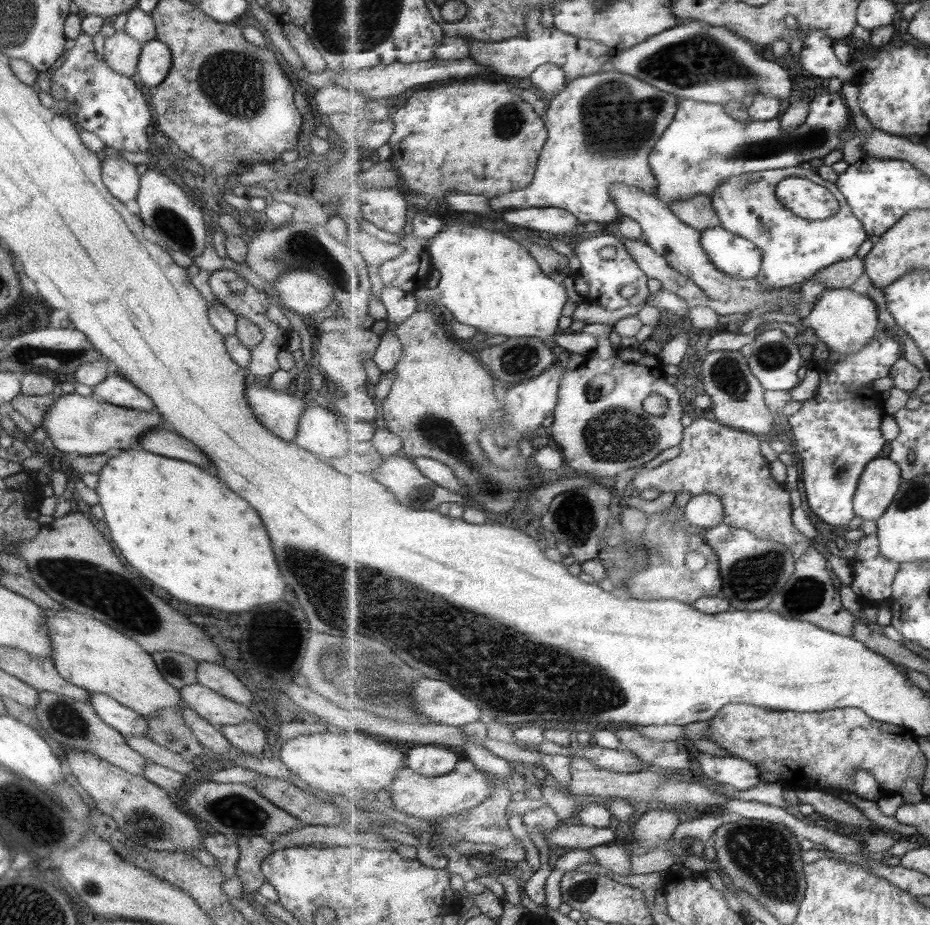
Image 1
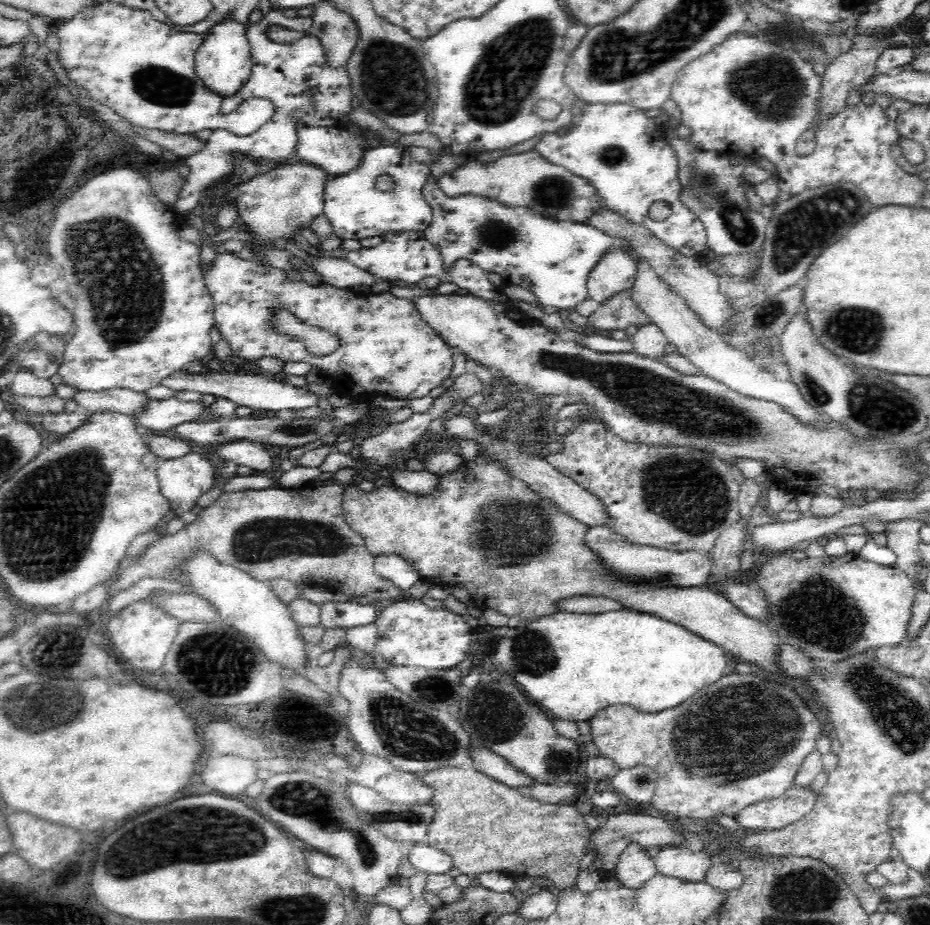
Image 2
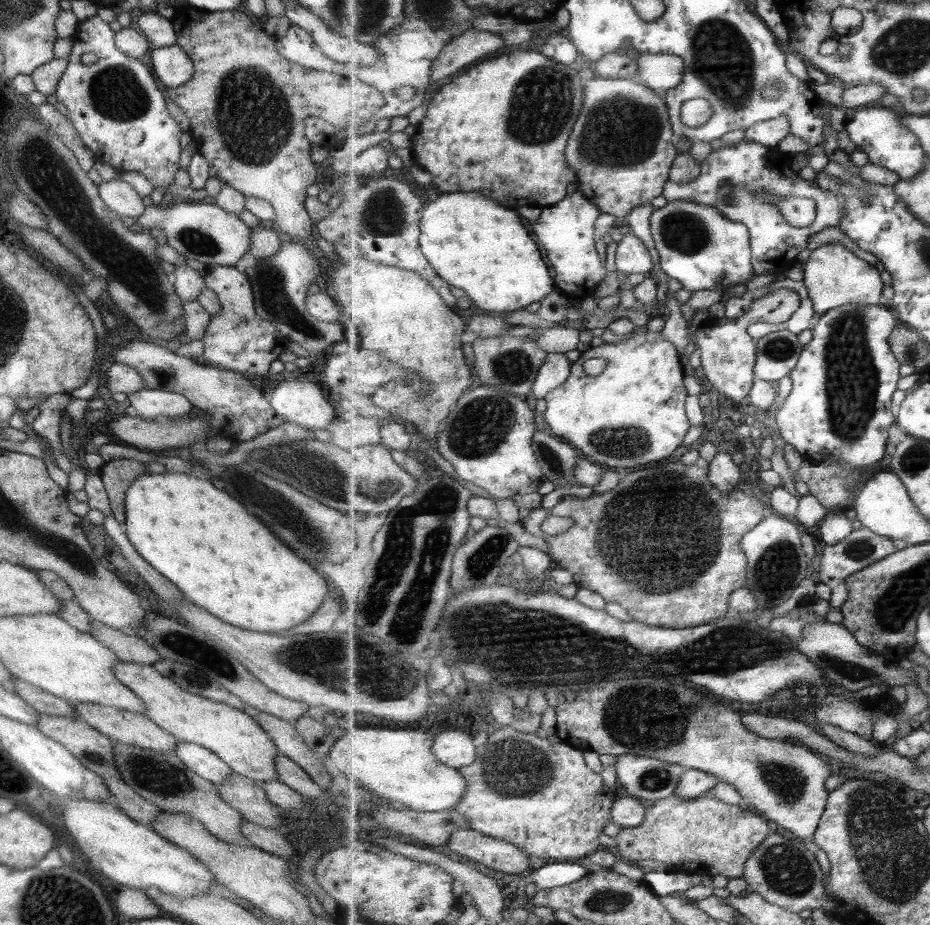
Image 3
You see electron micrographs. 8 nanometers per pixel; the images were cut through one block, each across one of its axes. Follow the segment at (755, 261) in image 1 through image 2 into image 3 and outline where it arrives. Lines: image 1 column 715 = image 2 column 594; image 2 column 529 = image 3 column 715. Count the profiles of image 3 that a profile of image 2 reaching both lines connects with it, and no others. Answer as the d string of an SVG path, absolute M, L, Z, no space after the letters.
M668 201L668 203L663 207L656 210L652 217L652 238L656 243L657 254L660 256L660 267L663 272L672 279L676 279L682 284L683 289L690 292L697 292L701 290L717 290L723 291L731 288L733 285L744 283L746 284L751 277L756 276L753 275L754 272L754 264L753 264L753 256L752 256L752 247L750 242L750 228L743 223L739 223L738 221L731 221L729 217L725 217L719 209L712 208L710 205L705 204L695 204L691 201Z

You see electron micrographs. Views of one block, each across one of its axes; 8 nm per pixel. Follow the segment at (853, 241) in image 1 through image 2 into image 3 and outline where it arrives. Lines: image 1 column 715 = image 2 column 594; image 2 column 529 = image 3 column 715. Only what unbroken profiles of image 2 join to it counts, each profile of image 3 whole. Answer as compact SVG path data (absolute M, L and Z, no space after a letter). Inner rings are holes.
M744 141L735 150L719 150L703 162L703 176L689 184L670 181L667 183L664 198L668 201L691 201L695 204L717 208L731 221L738 221L750 228L750 242L754 272L756 275L777 274L786 271L799 262L799 252L807 249L807 240L814 234L838 226L844 218L845 198L834 192L832 186L825 186L819 179L816 185L799 177L791 170L791 155L777 147L767 148L765 144ZM800 196L815 200L817 217L814 225L806 228L793 227L785 221L776 206L777 197Z

